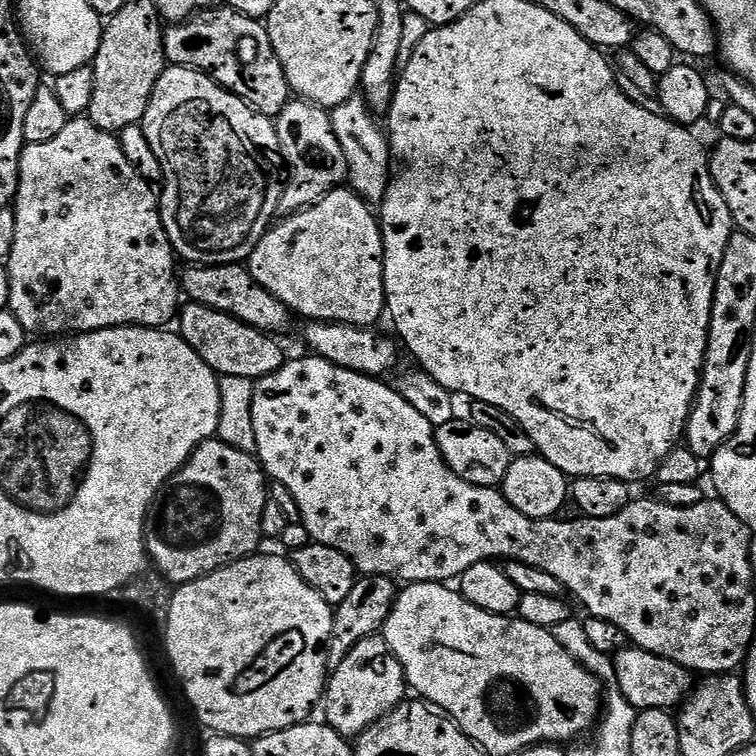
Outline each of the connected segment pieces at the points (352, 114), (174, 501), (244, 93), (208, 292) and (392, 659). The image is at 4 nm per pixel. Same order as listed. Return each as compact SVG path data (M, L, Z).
M362 98L342 102L337 108L331 109L330 115L338 146L342 146L342 154L346 156L347 187L356 192L368 205L383 204L388 181L392 179L394 161L381 121L380 124L376 121L379 119L368 109L368 104Z
M219 438L204 440L192 452L192 457L172 475L152 505L146 521L146 552L157 564L159 575L179 586L206 576L210 572L253 555L262 541L260 523L262 510L270 499L266 473L253 453L243 452Z
M221 6L199 12L181 24L164 28L164 58L169 65L205 72L215 84L245 100L266 117L275 118L288 105L288 79L274 54L267 27L257 17Z
M243 263L188 266L185 269L182 272L182 292L191 303L205 304L208 308L241 320L251 328L257 328L259 332L280 334L276 332L284 332L291 326L293 313L269 290L262 288Z
M379 635L366 637L346 654L340 666L331 669L322 697L323 719L340 736L356 738L360 733L377 724L387 712L392 712L398 707L405 699L404 692L406 693L404 671L396 655L389 650L388 643Z

